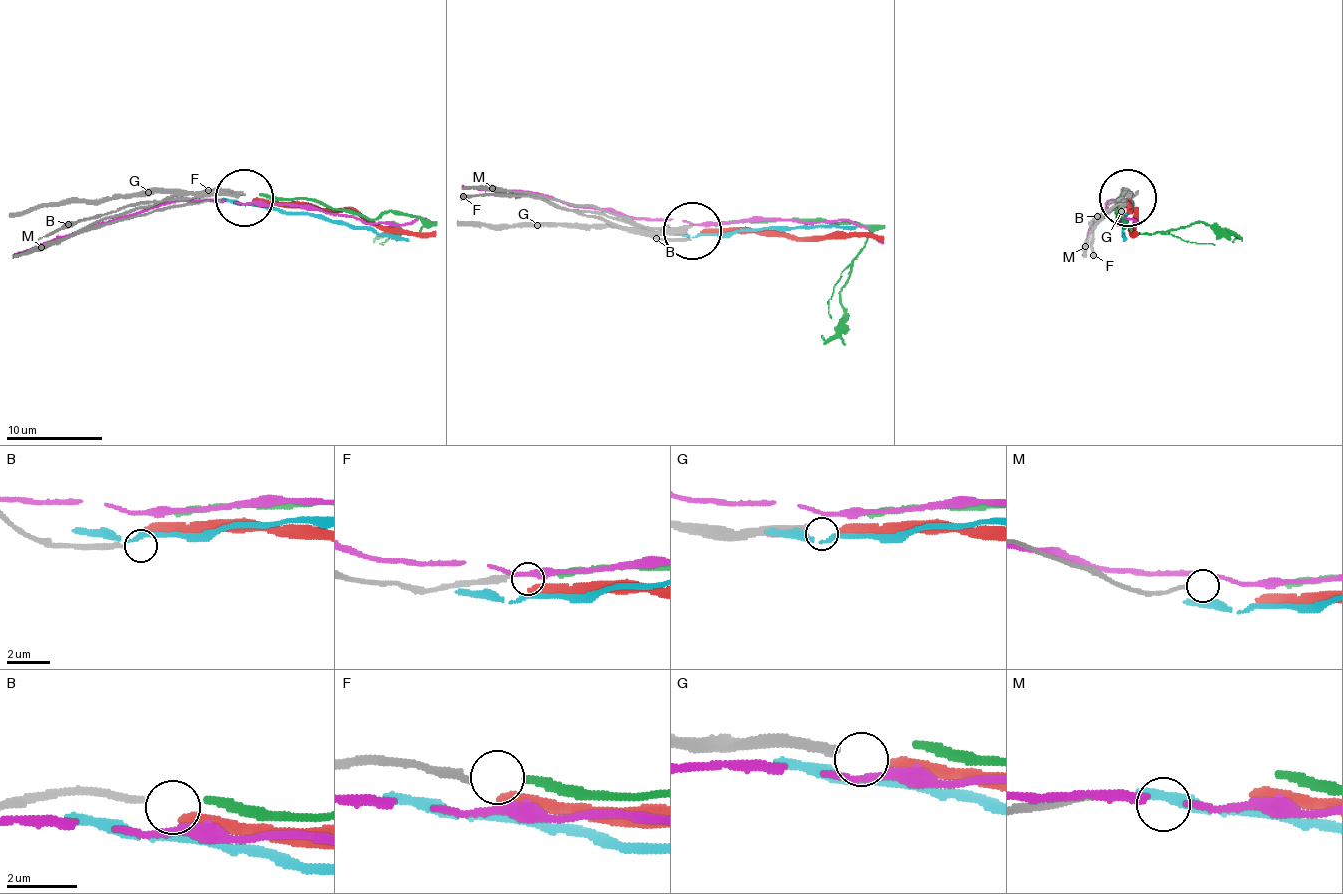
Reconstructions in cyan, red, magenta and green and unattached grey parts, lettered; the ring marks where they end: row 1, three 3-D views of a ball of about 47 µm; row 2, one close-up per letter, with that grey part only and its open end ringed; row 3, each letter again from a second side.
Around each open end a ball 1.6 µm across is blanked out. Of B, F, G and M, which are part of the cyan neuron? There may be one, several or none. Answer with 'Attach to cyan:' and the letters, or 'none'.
Attach to cyan: none

